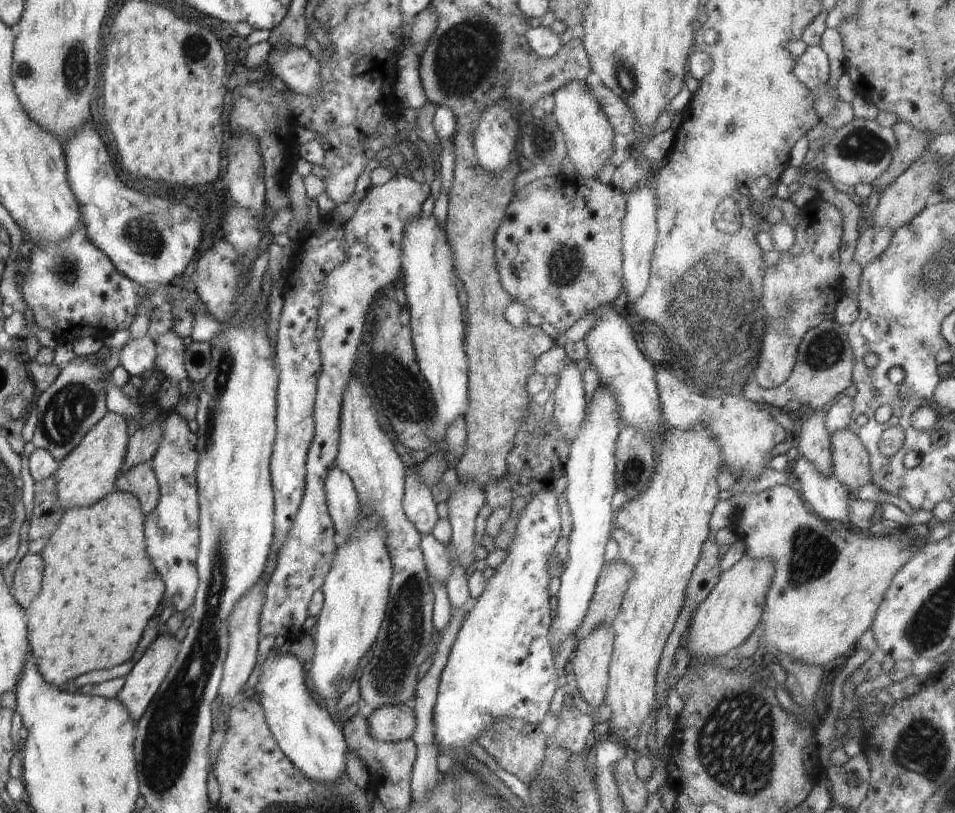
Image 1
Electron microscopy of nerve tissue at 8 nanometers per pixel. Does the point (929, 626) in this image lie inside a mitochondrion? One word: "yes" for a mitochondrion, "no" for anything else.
yes

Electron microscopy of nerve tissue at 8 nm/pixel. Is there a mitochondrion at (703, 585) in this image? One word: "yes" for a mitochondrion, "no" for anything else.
no

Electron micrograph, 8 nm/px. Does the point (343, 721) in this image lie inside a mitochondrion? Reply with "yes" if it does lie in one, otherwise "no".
no

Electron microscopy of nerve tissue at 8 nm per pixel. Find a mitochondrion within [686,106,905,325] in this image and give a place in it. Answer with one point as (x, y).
(864, 145)

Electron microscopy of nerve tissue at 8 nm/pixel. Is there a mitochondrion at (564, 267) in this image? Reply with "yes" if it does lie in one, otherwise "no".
yes

